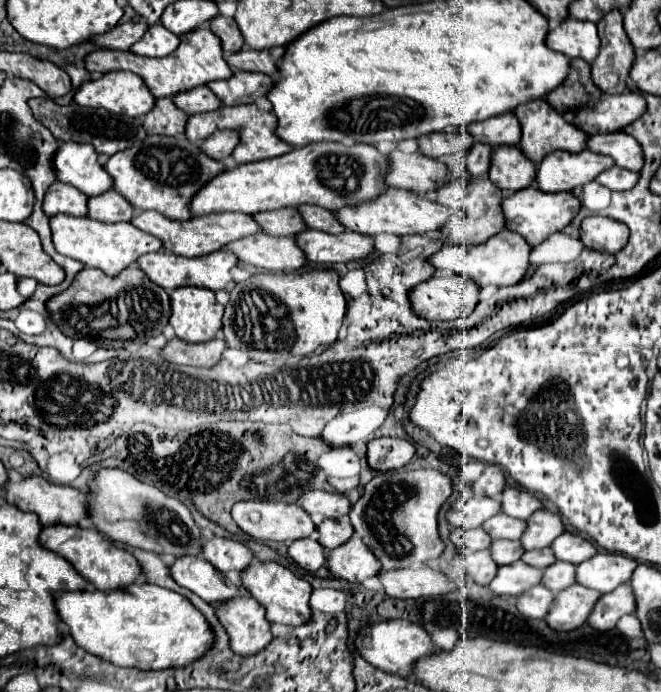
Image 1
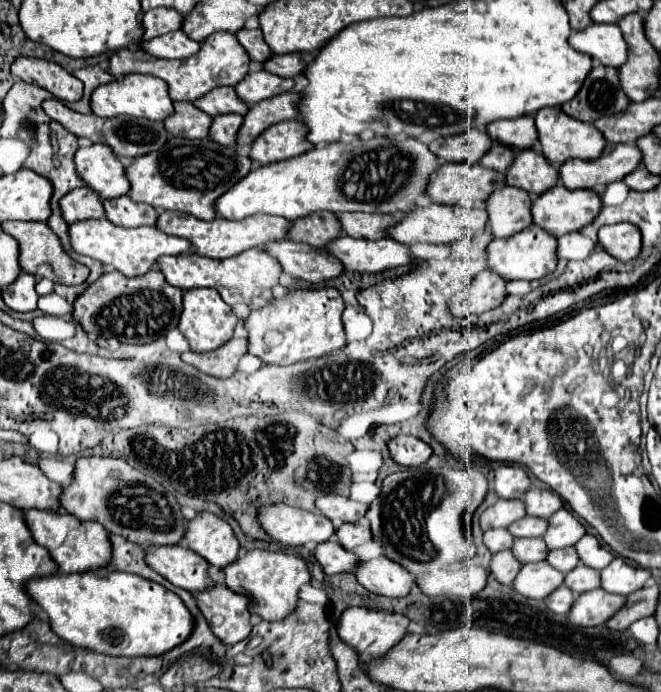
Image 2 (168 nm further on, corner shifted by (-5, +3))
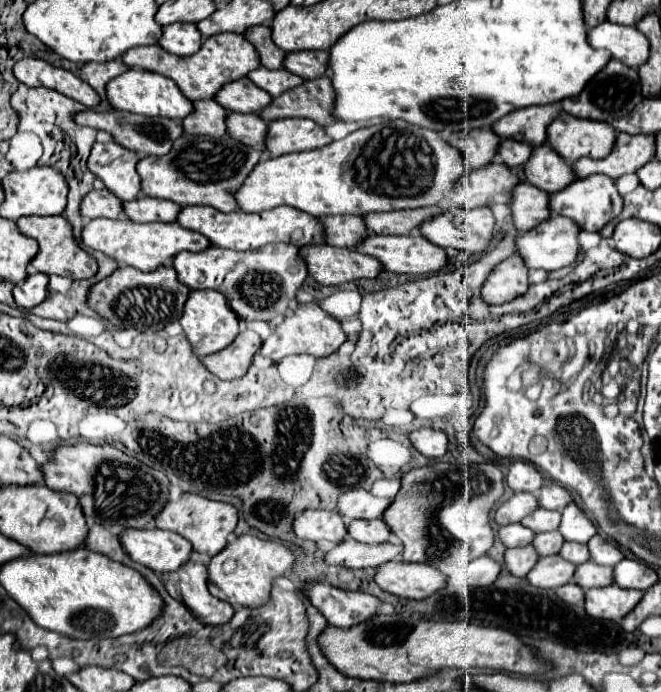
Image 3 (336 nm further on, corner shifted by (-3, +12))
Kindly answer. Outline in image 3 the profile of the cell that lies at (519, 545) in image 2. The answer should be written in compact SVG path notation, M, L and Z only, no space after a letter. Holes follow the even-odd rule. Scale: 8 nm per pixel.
M543 532L543 534L535 536L533 546L539 552L539 556L551 556L551 554L559 554L563 542L565 540L559 532Z

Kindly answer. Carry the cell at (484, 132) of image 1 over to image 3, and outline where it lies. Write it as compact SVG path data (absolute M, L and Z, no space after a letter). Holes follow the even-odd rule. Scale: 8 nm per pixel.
M555 104L521 108L503 116L493 126L493 132L501 138L511 138L528 142L533 146L541 146L545 142L545 128L549 126L549 120L553 120L553 116L559 116Z

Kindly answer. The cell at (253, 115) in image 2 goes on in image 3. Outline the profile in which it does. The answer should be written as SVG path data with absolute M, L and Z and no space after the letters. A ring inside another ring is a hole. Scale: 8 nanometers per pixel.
M327 76L317 80L305 80L301 86L273 98L271 106L267 106L261 112L261 118L265 120L277 120L277 118L309 118L315 120L319 126L335 124L333 120L333 92L331 80Z

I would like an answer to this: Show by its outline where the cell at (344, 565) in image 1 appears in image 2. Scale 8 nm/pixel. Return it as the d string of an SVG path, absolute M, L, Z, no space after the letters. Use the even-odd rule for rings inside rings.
M385 555L361 561L361 565L353 569L353 575L369 593L387 597L403 597L415 585L413 577L395 561L389 561Z

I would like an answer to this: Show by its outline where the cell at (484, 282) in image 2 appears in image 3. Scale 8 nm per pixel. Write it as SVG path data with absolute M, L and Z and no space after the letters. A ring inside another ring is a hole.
M511 256L497 264L481 288L481 296L487 304L505 304L523 296L529 288L527 268L521 256Z

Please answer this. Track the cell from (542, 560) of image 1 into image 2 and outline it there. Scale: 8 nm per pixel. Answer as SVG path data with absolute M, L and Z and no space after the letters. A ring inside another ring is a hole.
M565 547L565 549L549 551L545 561L547 561L551 567L559 569L561 573L567 573L569 569L573 569L573 567L579 563L579 557L577 557L577 553L575 553L573 547Z

